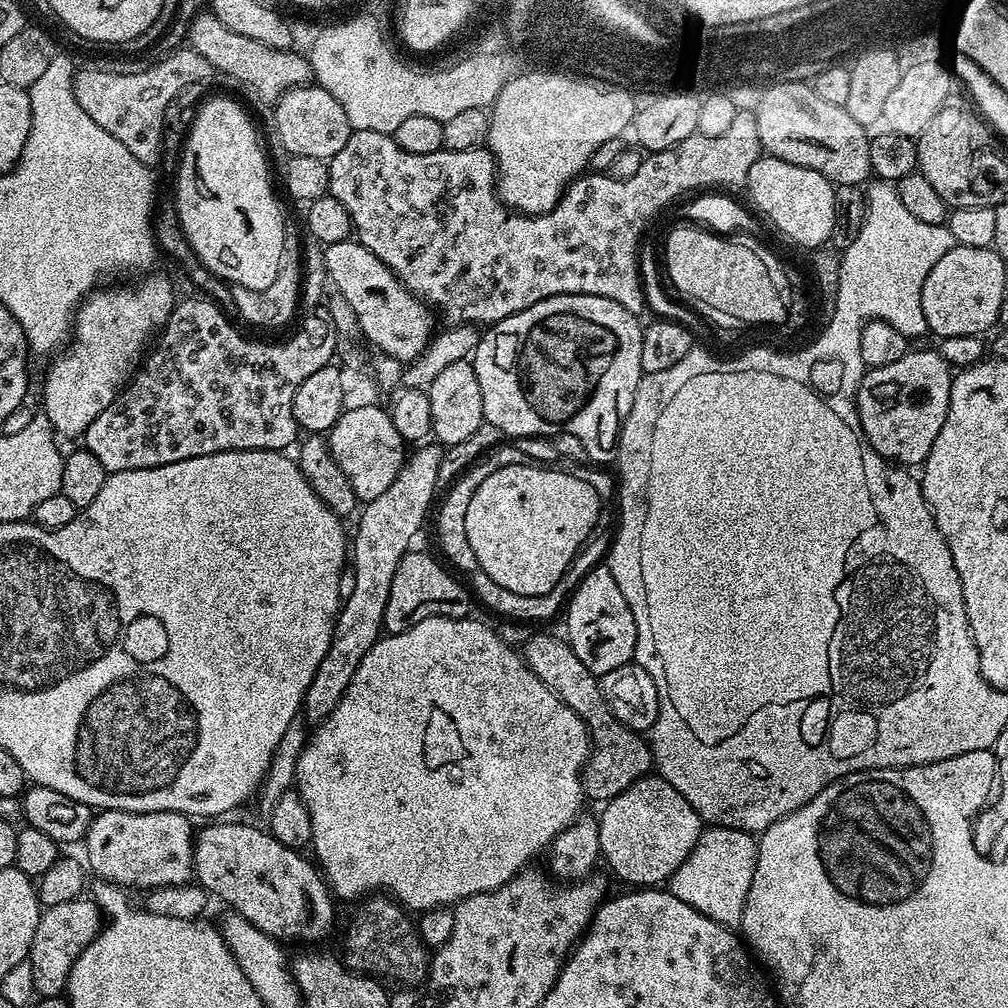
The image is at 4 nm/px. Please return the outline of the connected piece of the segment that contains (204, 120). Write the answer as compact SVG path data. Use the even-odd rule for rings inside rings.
M216 96L197 110L192 129L188 132L188 141L184 144L180 173L176 176L174 203L188 245L215 276L237 289L245 288L248 294L266 290L274 278L278 278L282 246L286 239L284 212L272 193L272 184L268 181L268 160L256 137L256 128L238 101Z

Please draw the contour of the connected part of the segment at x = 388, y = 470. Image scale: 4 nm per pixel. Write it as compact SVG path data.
M379 403L358 409L344 409L344 413L334 422L334 426L326 434L330 454L334 454L334 462L342 466L342 474L350 478L350 486L354 486L357 501L367 502L378 498L378 494L390 487L390 482L398 478L398 470L402 470L406 459L406 441L394 430L394 422L387 407L380 408Z

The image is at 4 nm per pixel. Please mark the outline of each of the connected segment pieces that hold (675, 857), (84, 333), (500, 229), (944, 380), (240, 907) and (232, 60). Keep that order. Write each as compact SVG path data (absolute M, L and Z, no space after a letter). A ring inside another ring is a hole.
M649 774L626 786L598 812L600 854L603 863L628 886L660 886L690 858L702 831L700 815L658 774Z
M147 276L143 277L145 280L137 288L108 288L105 292L93 291L76 309L74 338L69 339L63 351L55 357L57 360L49 366L48 377L44 380L42 412L52 424L52 431L61 437L83 437L90 422L94 422L94 418L98 418L98 414L102 414L102 410L106 410L106 406L114 402L116 395L124 391L134 373L139 369L150 341L163 329L164 323L170 318L172 309L176 307L178 295L176 296L175 290L172 289L171 282L164 276Z
M740 110L737 111L733 124L724 133L717 134L715 138L710 138L697 131L690 138L682 138L682 142L678 142L666 150L647 153L642 166L638 166L638 174L625 180L615 180L613 176L607 174L591 174L592 176L581 174L564 189L564 197L551 210L543 212L541 216L526 216L513 212L511 208L500 201L500 195L496 193L496 159L493 158L487 147L481 146L457 152L443 147L434 154L410 154L410 150L402 150L402 146L396 144L395 135L374 130L353 130L350 138L346 138L346 146L342 146L342 150L338 150L338 154L334 154L328 161L328 169L330 170L328 191L334 198L338 198L338 202L342 202L342 206L346 206L346 214L350 214L352 219L352 231L355 239L359 240L362 246L366 246L366 250L375 254L405 284L409 292L413 292L421 300L431 305L433 309L440 308L441 314L448 319L449 325L491 326L497 324L499 320L505 320L530 306L534 306L534 302L542 302L551 296L569 296L570 294L590 294L591 296L610 298L614 302L618 302L618 306L626 306L626 310L640 314L645 311L646 301L644 289L640 283L638 249L642 244L640 235L643 234L648 219L655 212L662 211L671 200L678 199L683 192L692 194L697 190L743 189L748 183L750 166L754 166L754 162L761 154L762 149L755 115L751 111Z
M909 350L890 366L867 369L856 391L856 413L868 445L897 466L923 465L950 410L953 375L953 369L936 350Z
M228 822L205 823L208 825L195 833L192 870L197 883L274 940L326 935L330 889L317 865L297 849L282 846L271 832L255 823L224 823Z
M208 10L199 12L193 18L186 40L191 48L198 50L198 54L202 54L202 58L210 62L217 73L225 72L226 75L241 80L246 87L253 88L269 102L279 100L291 88L301 88L313 79L307 55L286 48L271 48L262 42L254 42L254 38L245 38L235 30L230 30L230 26L222 26L222 22L218 22L218 18Z

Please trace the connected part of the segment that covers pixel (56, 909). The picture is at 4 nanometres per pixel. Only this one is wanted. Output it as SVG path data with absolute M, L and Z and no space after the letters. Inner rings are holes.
M86 896L41 911L26 961L28 967L30 966L32 986L39 997L59 996L67 989L69 972L74 962L81 956L82 950L94 940L103 924L103 912L94 900Z

